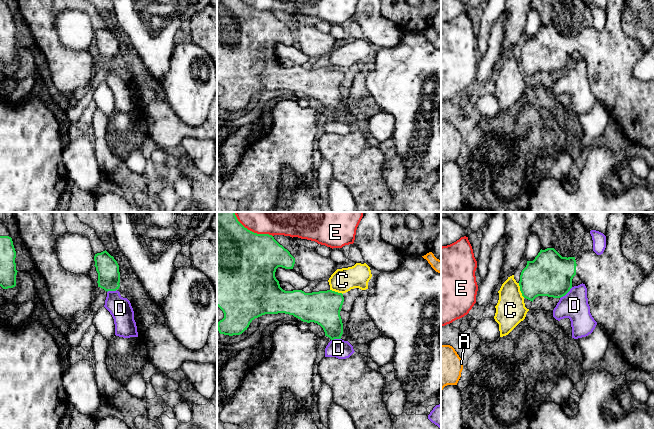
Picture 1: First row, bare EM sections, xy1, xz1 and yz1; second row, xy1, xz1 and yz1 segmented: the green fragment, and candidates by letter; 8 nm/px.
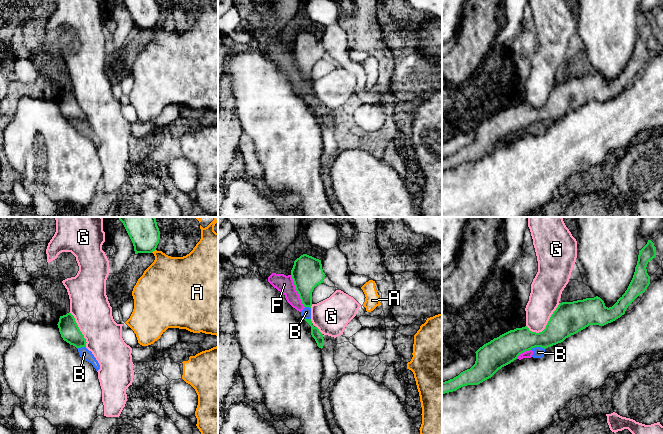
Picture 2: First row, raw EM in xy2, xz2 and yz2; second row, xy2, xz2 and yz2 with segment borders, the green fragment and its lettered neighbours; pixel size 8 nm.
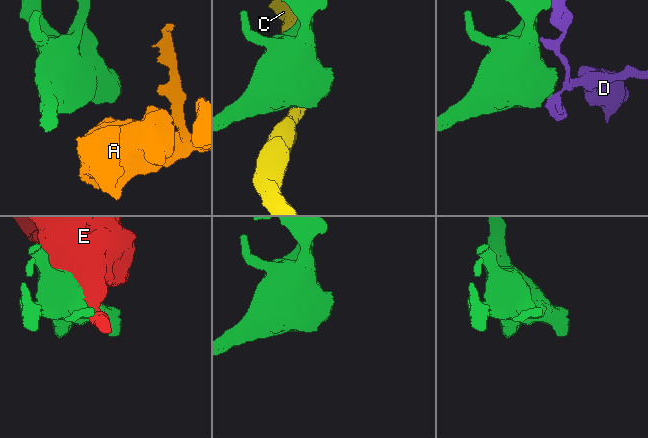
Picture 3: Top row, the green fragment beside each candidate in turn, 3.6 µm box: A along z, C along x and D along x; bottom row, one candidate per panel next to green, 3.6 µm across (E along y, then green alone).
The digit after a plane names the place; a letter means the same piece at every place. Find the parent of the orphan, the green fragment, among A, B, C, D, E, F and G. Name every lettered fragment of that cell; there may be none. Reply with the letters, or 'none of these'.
none of these

